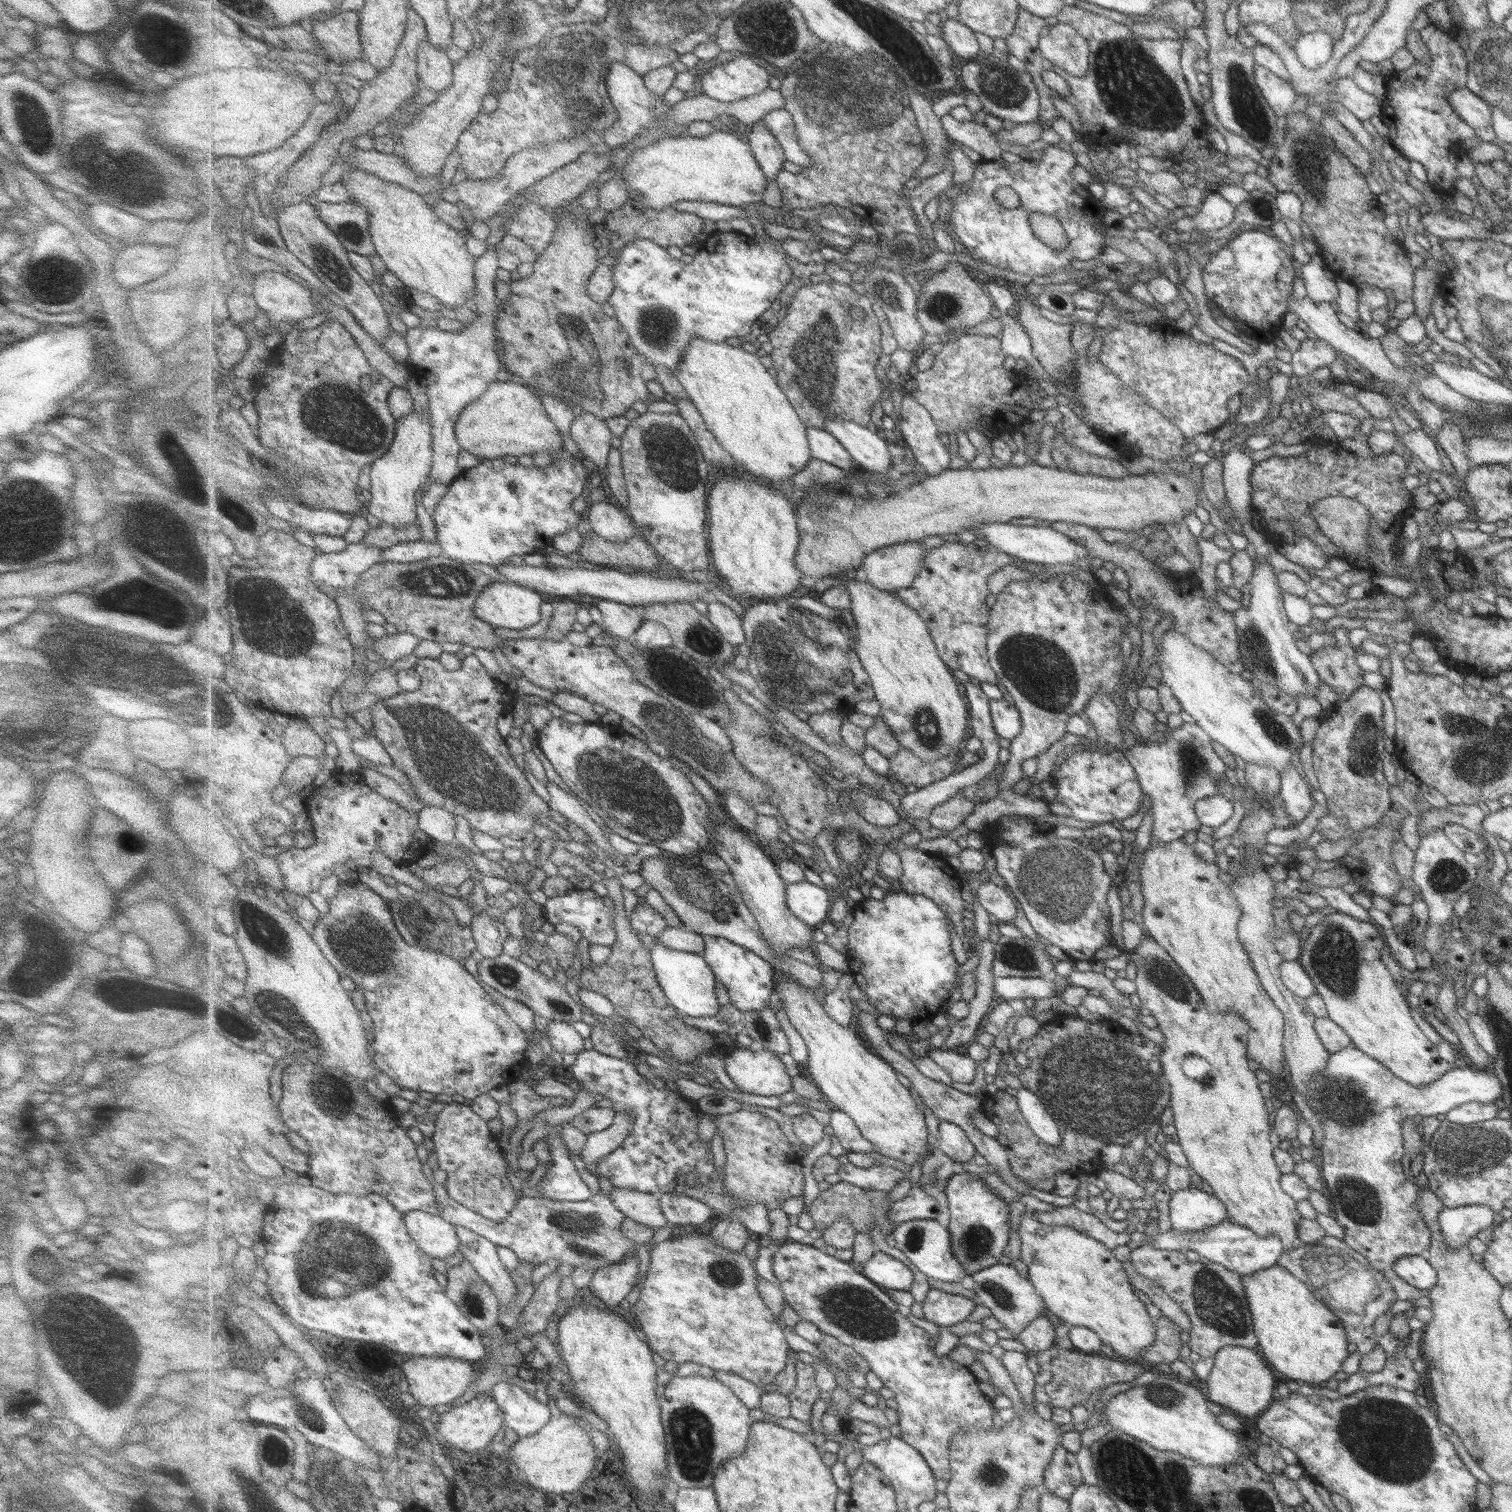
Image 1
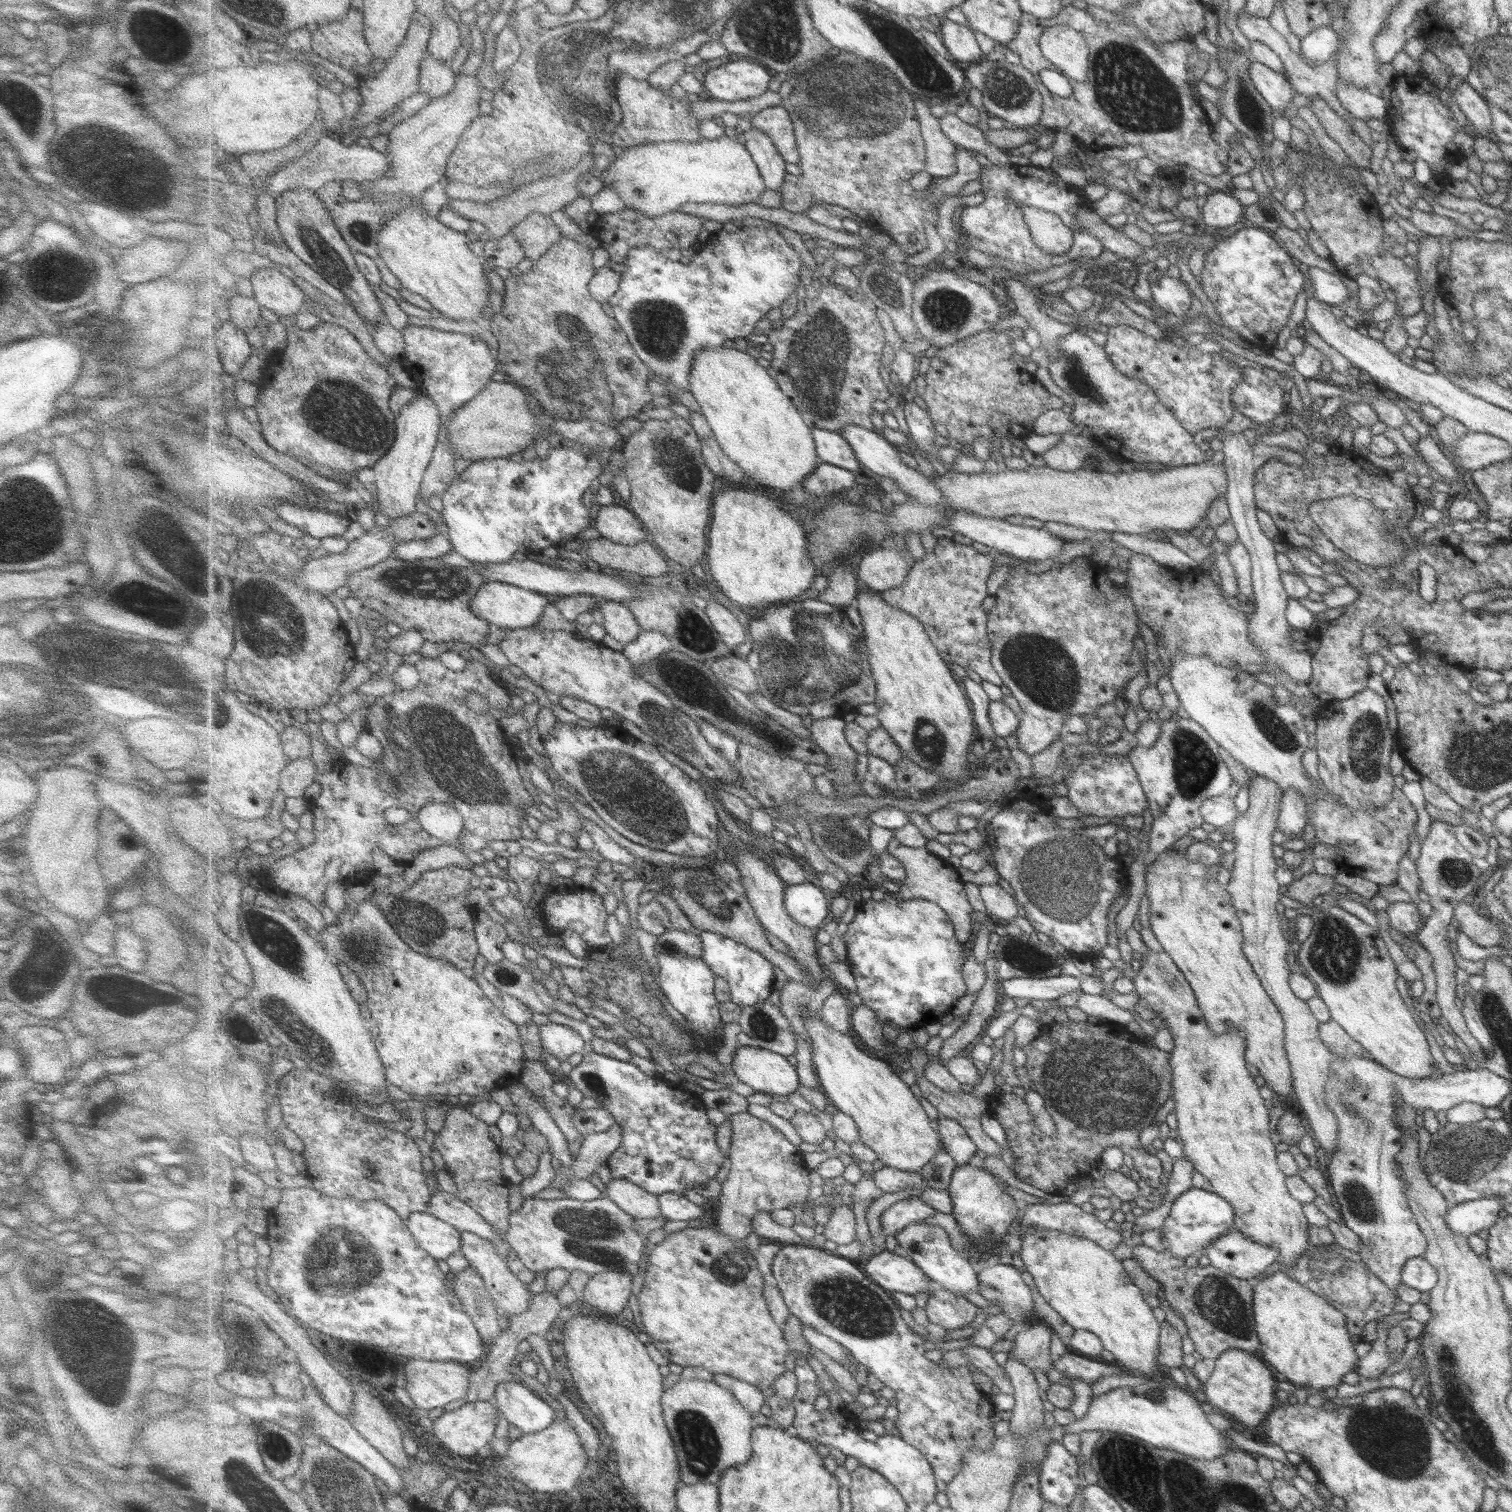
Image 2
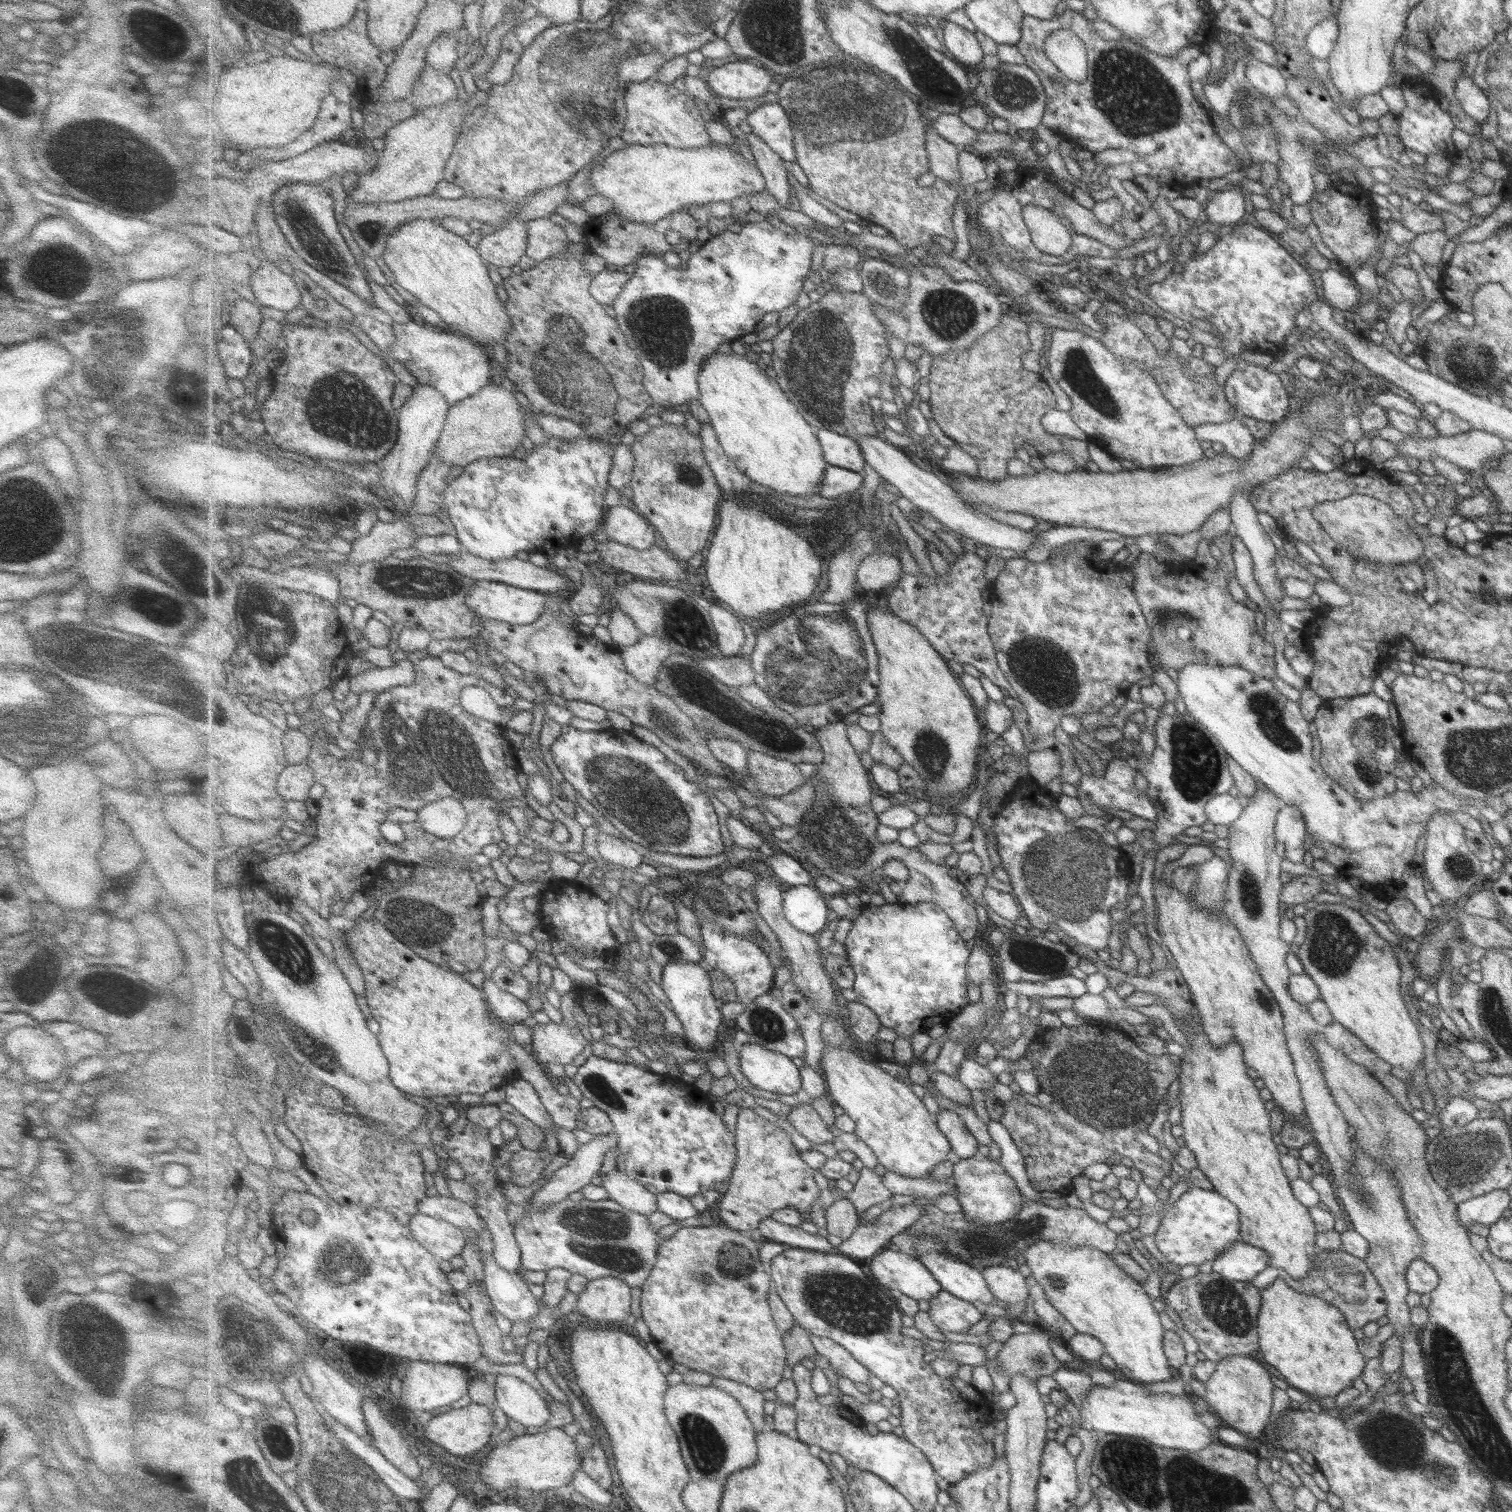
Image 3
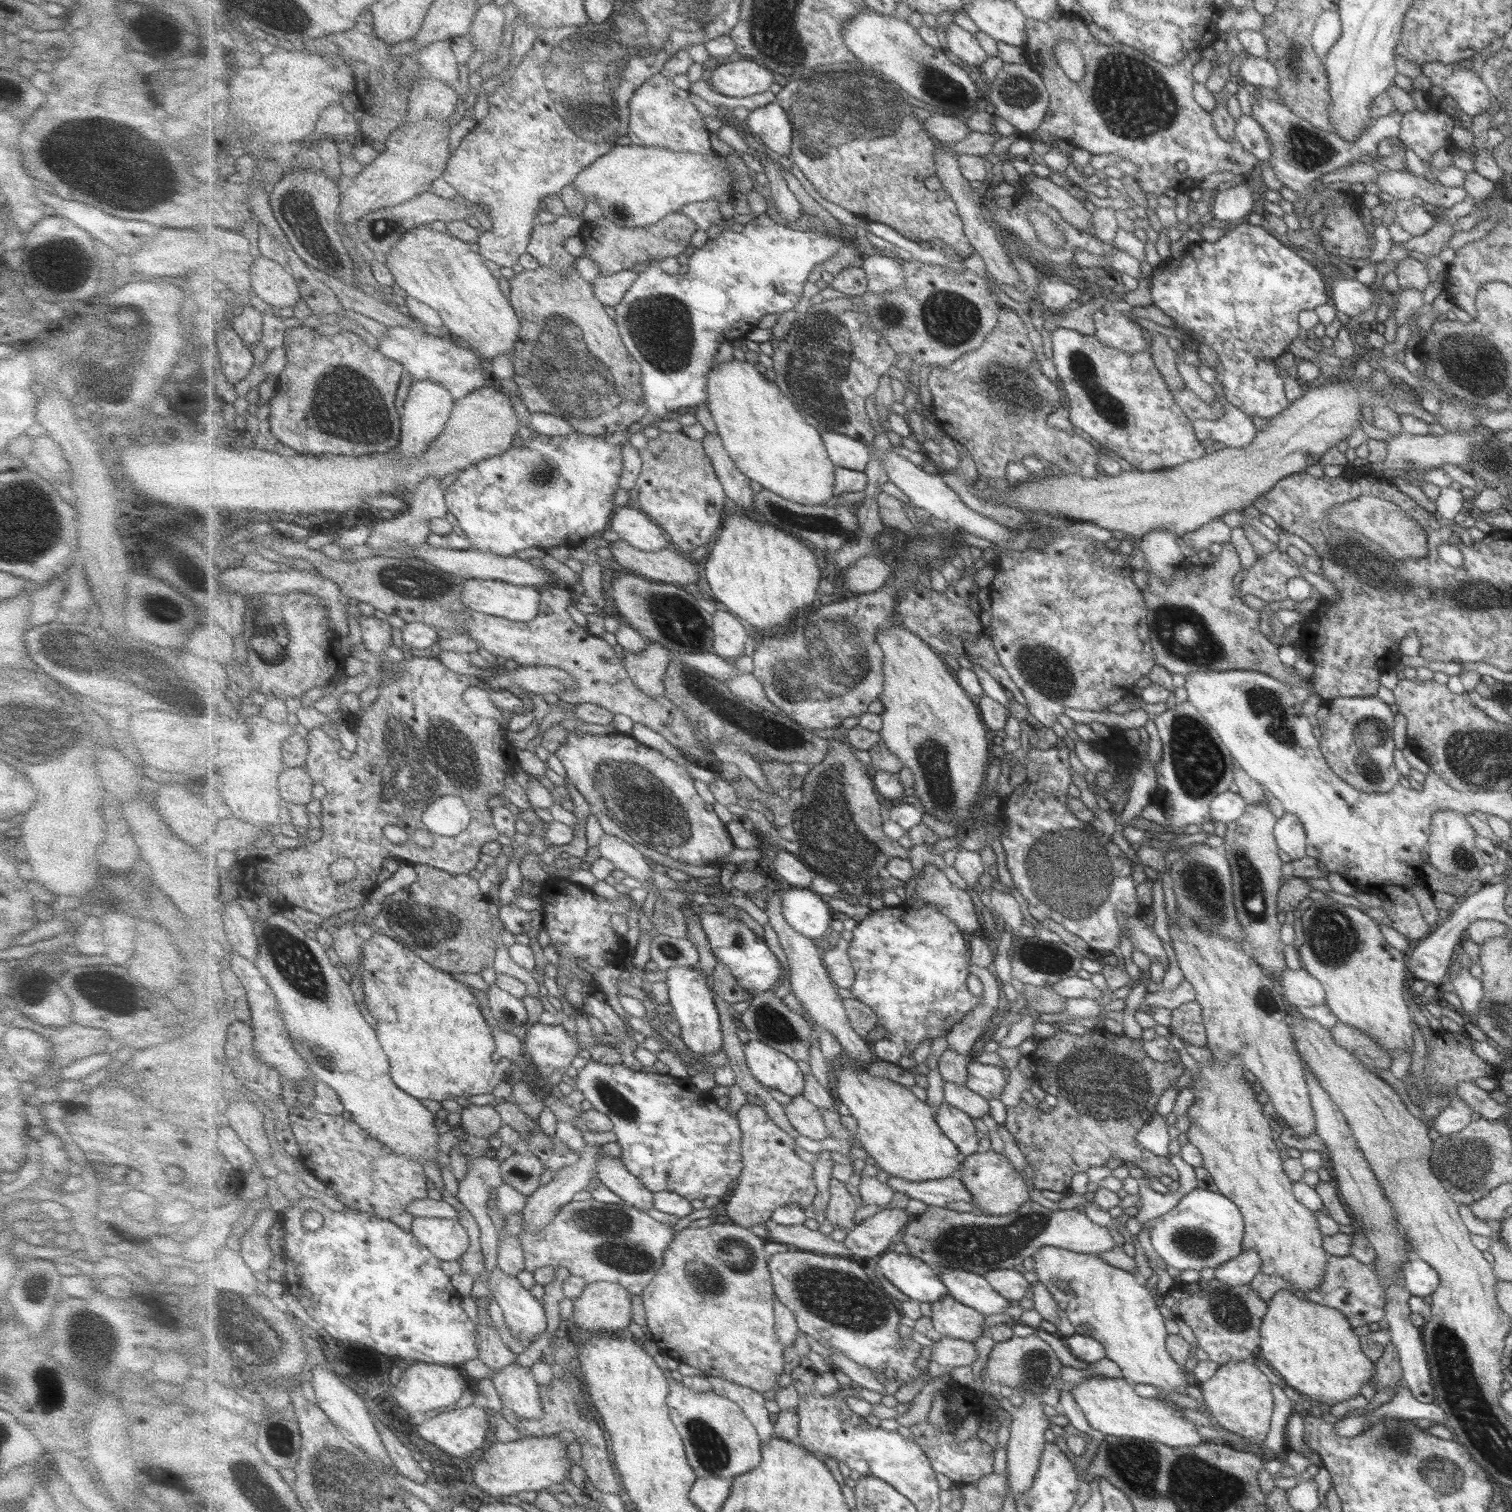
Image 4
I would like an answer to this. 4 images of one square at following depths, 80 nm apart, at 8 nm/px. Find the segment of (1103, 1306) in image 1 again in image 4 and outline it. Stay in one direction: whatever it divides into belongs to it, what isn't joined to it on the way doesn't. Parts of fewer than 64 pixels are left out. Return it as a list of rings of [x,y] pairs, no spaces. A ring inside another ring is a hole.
[[[1041,1248],[1032,1260],[1038,1283],[1053,1294],[1076,1326],[1077,1334],[1103,1344],[1107,1360],[1119,1367],[1123,1380],[1131,1385],[1156,1386],[1161,1394],[1187,1394],[1185,1388],[1194,1386],[1192,1380],[1185,1378],[1184,1368],[1173,1362],[1163,1346],[1168,1337],[1163,1318],[1153,1296],[1137,1284],[1133,1274],[1107,1265],[1101,1254],[1077,1253],[1063,1248]]]

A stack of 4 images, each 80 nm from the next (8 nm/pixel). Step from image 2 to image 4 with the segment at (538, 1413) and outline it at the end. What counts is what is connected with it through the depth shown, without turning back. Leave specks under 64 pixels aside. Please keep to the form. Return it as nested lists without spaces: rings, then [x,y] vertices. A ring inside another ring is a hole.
[[[509,1364],[491,1378],[502,1404],[520,1419],[538,1419],[543,1416],[540,1384],[531,1368]]]

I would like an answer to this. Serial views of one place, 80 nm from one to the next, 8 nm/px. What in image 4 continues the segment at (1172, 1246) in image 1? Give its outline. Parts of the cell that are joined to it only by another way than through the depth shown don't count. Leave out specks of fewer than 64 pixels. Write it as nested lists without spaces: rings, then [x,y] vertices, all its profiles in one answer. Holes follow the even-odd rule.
[[[1249,1250],[1215,1268],[1215,1279],[1227,1286],[1247,1285],[1259,1272],[1261,1260],[1257,1253]]]

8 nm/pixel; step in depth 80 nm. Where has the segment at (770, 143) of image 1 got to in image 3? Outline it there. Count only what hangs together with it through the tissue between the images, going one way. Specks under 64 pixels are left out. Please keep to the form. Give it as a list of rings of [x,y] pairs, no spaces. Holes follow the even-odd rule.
[[[751,131],[746,135],[757,168],[766,180],[766,192],[778,200],[780,207],[790,208],[793,188],[789,184],[789,172],[785,168],[785,160],[754,132]]]

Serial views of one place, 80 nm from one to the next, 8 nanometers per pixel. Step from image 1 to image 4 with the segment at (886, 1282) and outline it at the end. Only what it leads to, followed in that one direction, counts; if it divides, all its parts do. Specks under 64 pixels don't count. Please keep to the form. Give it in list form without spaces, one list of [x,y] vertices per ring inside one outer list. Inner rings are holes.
[[[890,1249],[872,1263],[872,1268],[913,1301],[932,1306],[949,1295],[939,1273],[911,1254],[897,1254]]]

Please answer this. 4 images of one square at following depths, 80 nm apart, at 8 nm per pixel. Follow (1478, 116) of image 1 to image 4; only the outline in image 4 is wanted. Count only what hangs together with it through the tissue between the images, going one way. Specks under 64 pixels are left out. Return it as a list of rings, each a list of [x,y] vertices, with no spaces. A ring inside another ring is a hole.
[[[1427,63],[1419,68],[1432,84],[1432,90],[1438,89],[1440,96],[1467,116],[1481,114],[1489,107],[1490,92],[1473,70],[1459,68],[1453,63]]]

